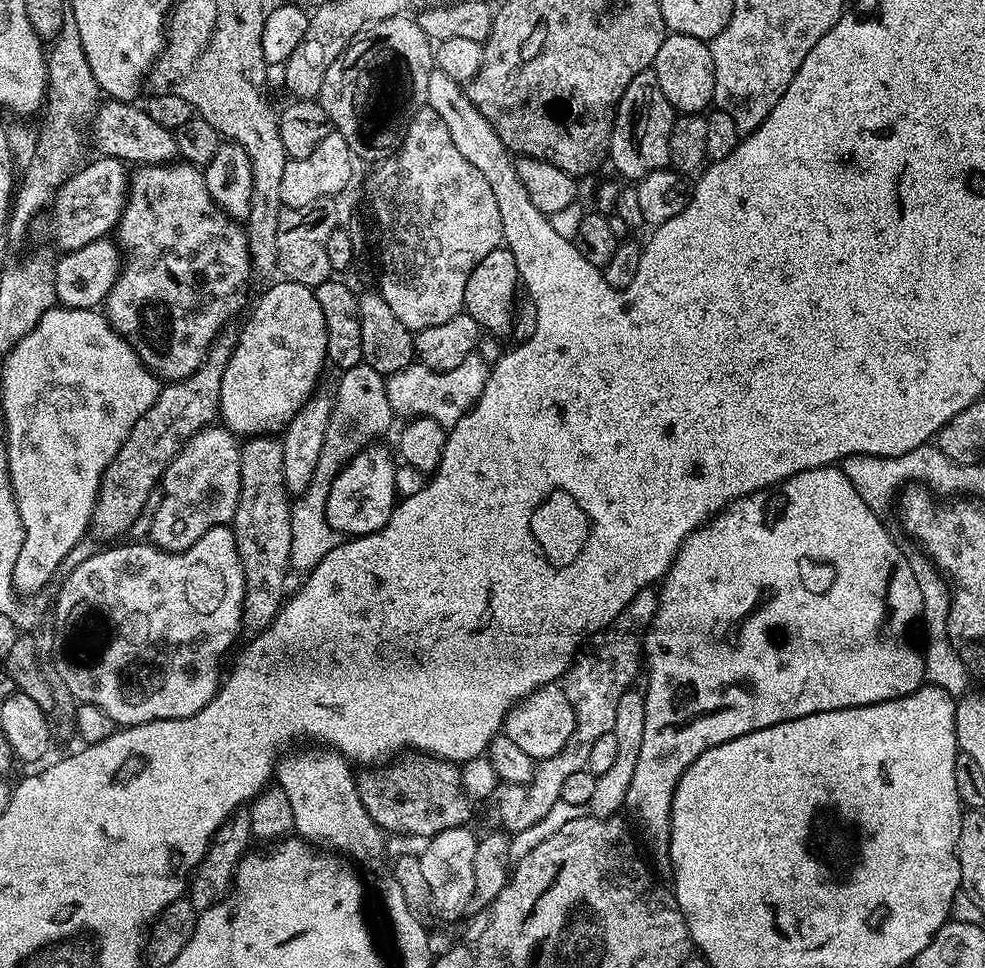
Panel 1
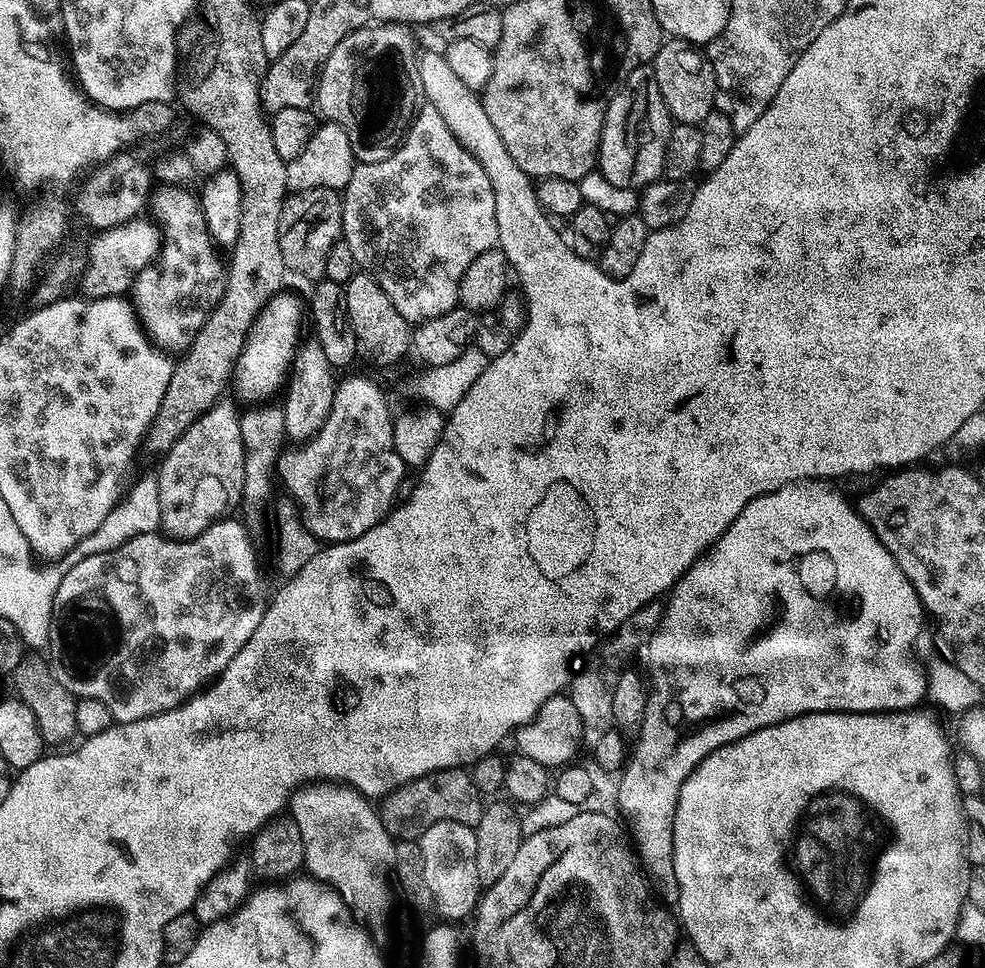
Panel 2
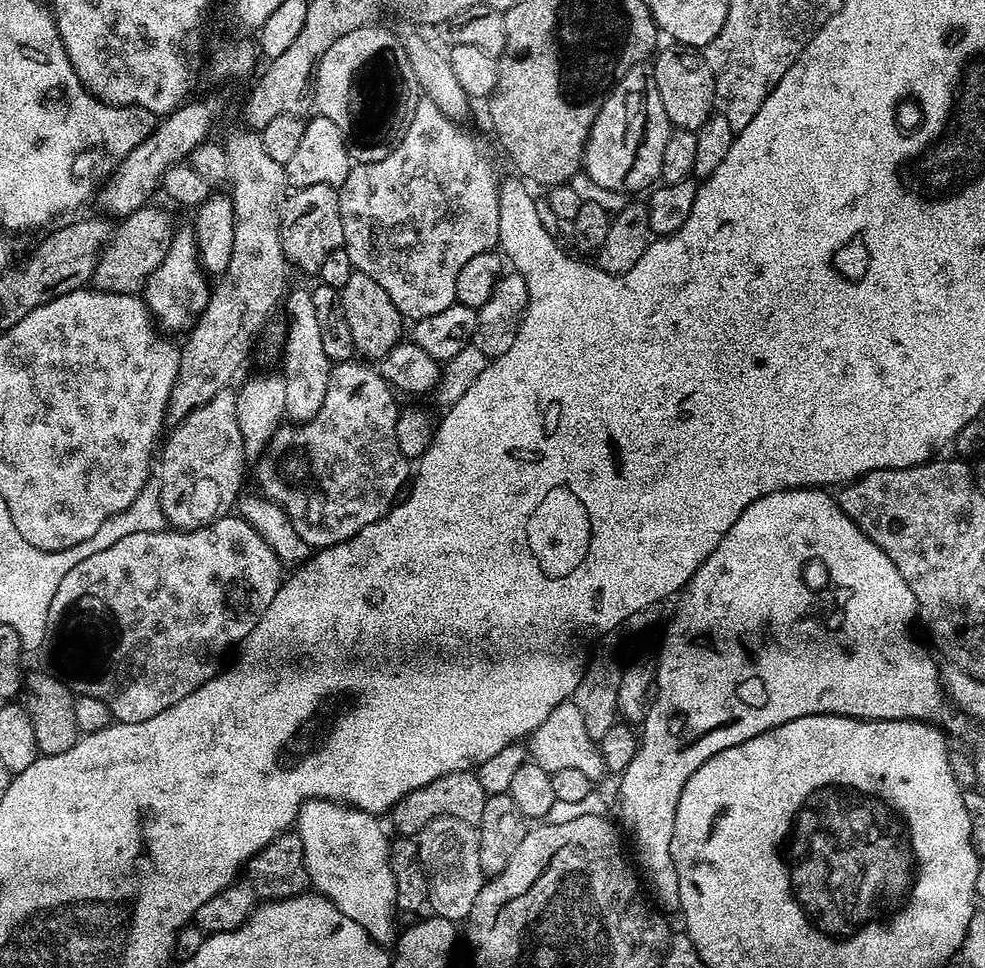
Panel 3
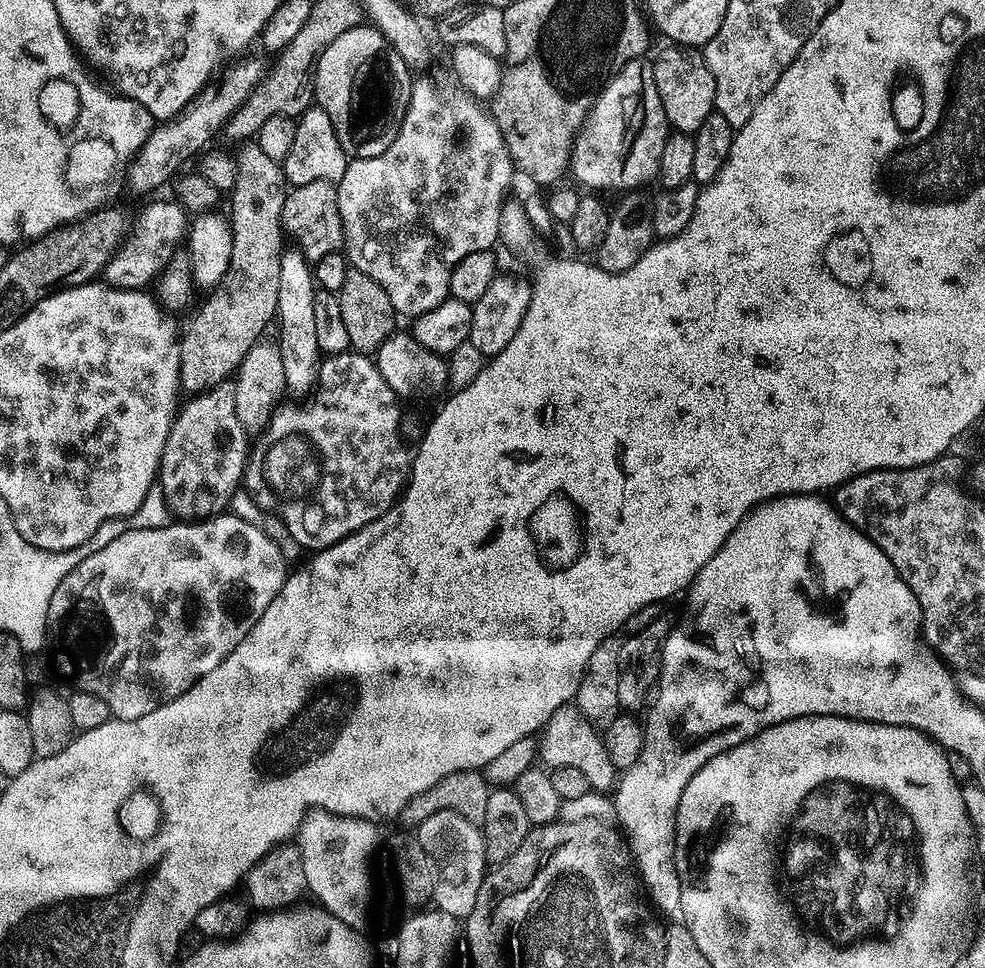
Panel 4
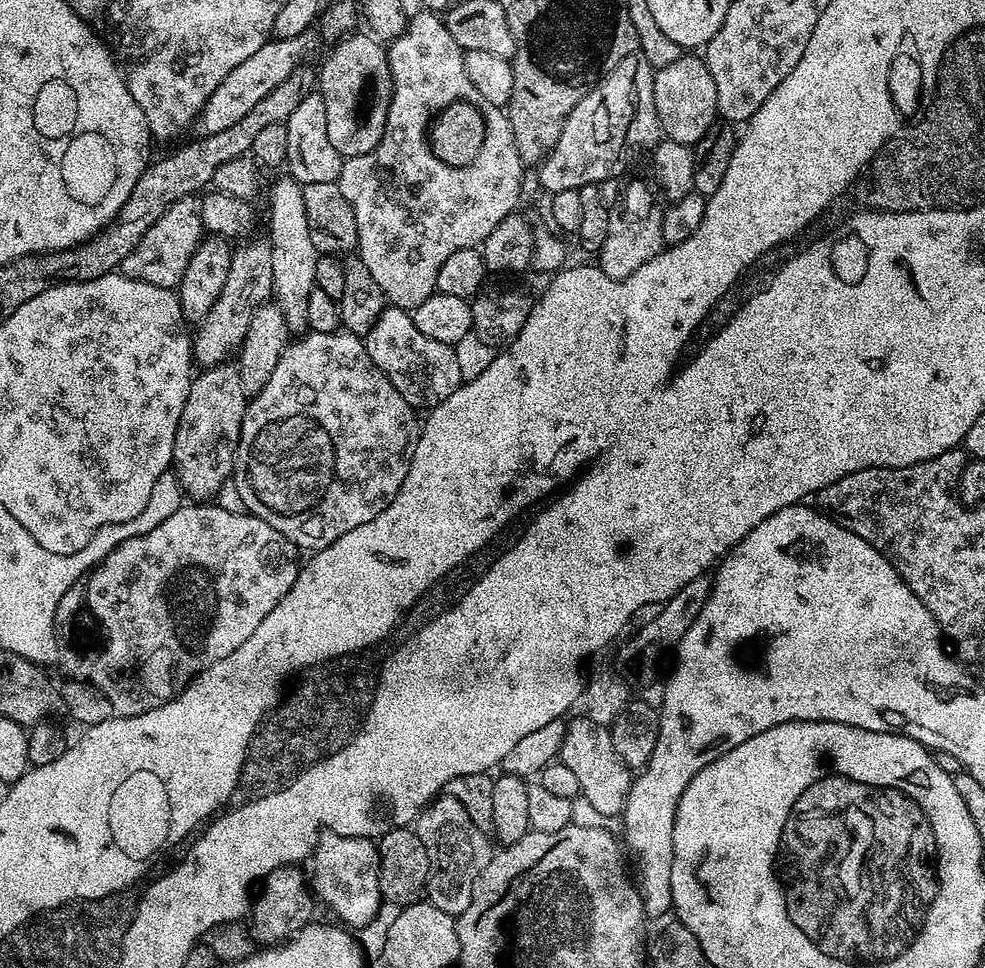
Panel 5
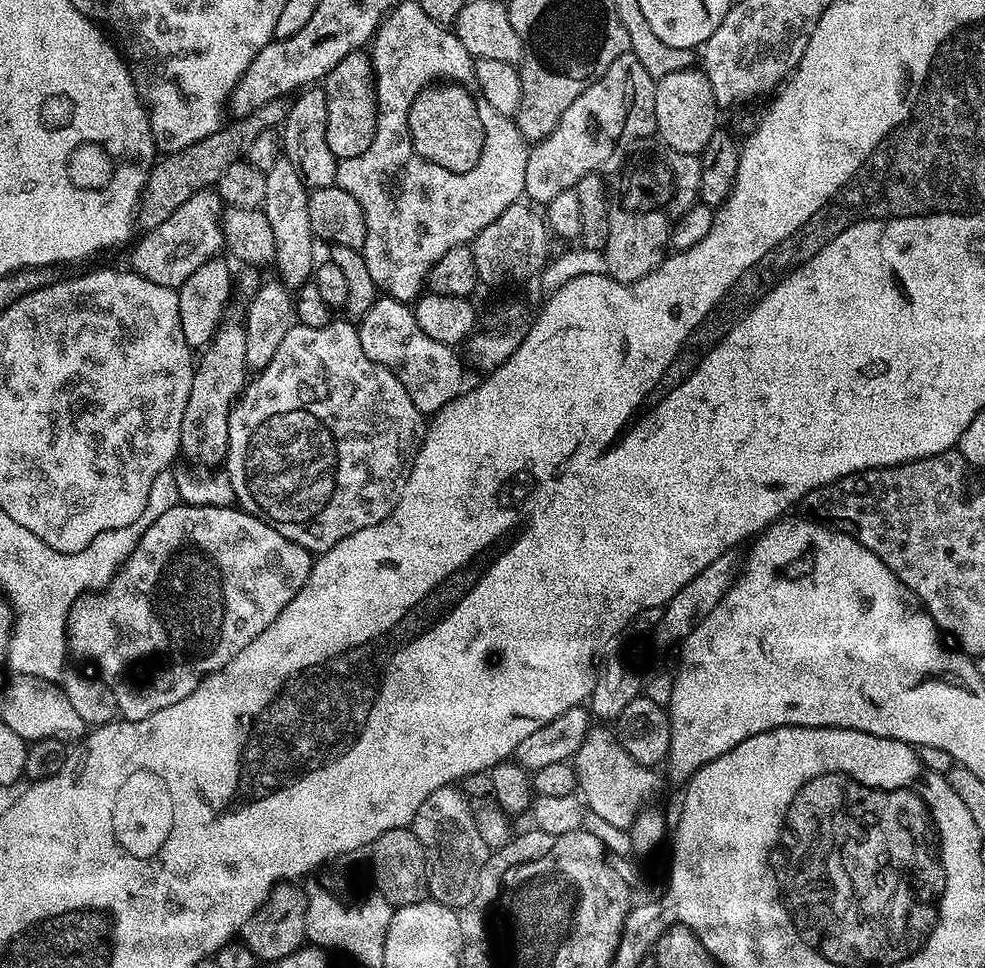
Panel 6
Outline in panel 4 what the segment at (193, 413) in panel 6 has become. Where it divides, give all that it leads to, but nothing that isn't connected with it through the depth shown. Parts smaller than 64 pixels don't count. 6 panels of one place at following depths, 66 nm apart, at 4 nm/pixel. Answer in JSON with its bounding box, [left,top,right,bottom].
[158,382,250,521]

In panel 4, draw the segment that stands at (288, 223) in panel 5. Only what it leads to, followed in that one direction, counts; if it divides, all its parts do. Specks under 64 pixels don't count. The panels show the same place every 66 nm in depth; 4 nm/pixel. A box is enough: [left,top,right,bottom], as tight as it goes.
[275,246,322,393]

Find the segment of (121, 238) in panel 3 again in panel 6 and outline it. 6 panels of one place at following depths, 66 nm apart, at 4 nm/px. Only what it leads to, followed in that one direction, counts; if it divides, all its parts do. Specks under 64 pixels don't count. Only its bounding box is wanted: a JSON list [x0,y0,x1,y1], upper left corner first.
[131,190,224,290]

